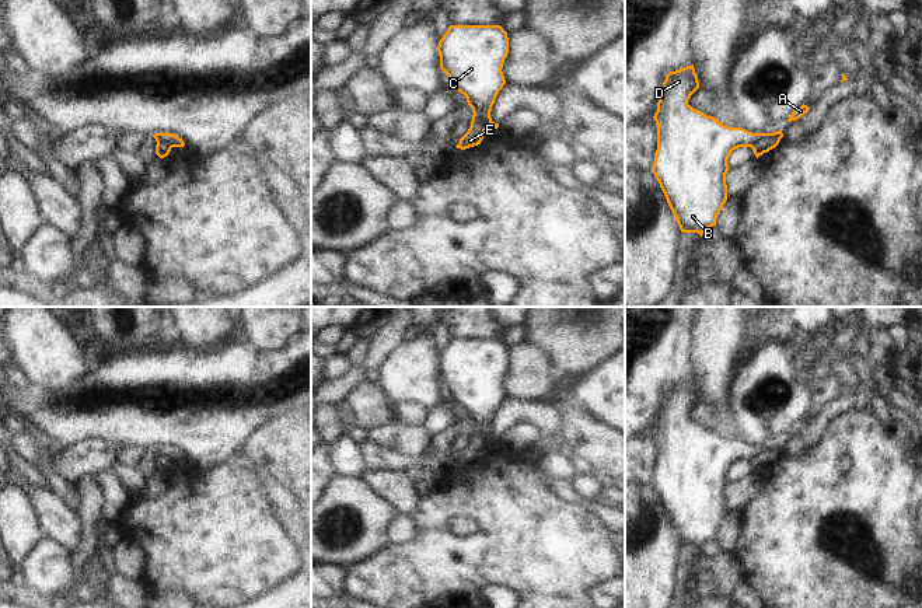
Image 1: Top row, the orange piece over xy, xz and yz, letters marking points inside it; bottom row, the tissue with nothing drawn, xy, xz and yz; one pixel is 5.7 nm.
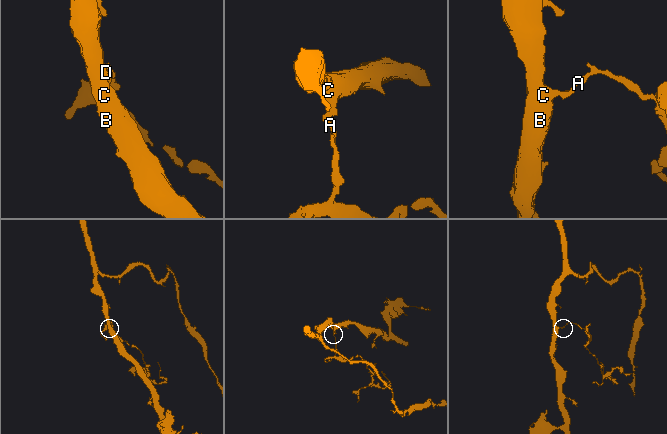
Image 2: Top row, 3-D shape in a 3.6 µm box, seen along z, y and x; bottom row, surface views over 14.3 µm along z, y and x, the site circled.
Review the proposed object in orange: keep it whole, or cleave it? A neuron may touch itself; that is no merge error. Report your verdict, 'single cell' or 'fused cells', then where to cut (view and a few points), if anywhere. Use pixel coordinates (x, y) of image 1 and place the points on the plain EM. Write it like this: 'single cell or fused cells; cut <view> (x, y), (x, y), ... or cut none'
fused cells; cut xz (471, 434), (477, 434), (485, 443)

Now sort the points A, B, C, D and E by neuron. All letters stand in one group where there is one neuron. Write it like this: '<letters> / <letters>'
A E / B C D

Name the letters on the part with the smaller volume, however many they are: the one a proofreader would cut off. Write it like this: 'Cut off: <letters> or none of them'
Cut off: A, E.

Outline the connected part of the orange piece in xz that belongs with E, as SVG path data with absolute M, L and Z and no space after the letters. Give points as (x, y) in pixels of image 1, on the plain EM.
M471 436L468 445L460 452L457 462L465 464L474 460L481 458L485 450L485 443L478 436Z

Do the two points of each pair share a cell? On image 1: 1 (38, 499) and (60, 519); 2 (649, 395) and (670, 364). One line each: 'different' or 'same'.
1: same
2: same

